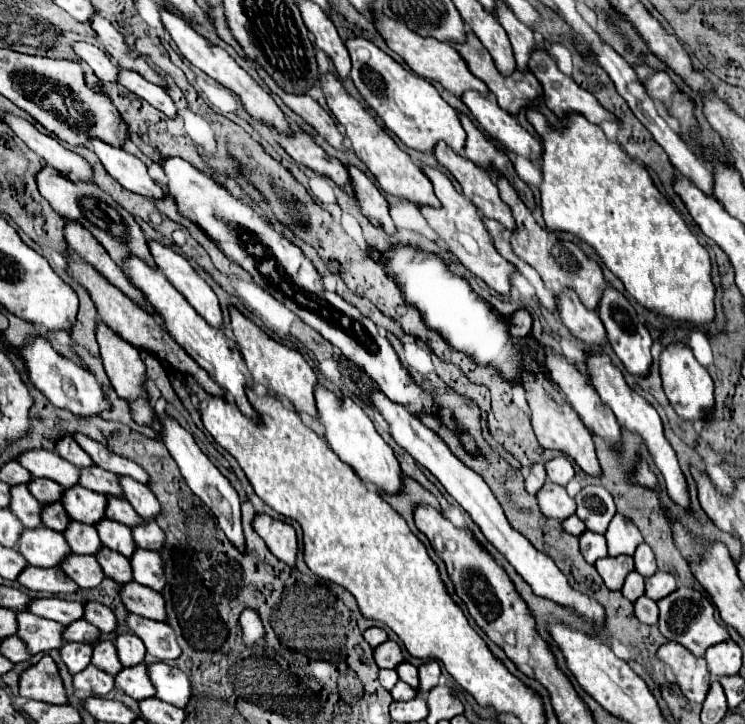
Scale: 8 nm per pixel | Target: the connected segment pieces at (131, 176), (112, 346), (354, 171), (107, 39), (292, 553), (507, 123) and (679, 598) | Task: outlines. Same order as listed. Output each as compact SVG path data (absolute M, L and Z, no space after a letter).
M90 138L90 148L94 150L94 154L100 158L100 162L104 164L106 172L116 178L124 188L148 196L148 198L164 198L162 188L148 176L146 164L140 162L136 156L128 154L122 148L114 148L106 142L102 142L100 138Z
M98 322L96 326L96 338L98 338L98 344L100 344L100 358L104 362L104 370L116 390L116 394L120 398L126 398L130 402L130 408L132 408L132 416L138 424L152 424L156 430L160 430L160 424L158 420L154 418L154 412L152 408L148 406L148 398L146 398L146 392L140 390L140 384L144 382L144 364L140 360L140 350L134 348L132 344L124 342L122 338L118 338L116 332L112 332L104 322Z
M348 166L350 178L352 178L352 194L360 202L362 214L378 228L382 228L388 236L396 234L396 226L390 216L390 208L386 198L380 194L380 190L374 186L374 182L362 174L358 168Z
M96 12L94 18L90 18L90 26L98 34L98 40L104 46L104 50L110 56L114 56L114 60L120 66L130 68L130 70L136 70L140 76L144 76L146 80L150 80L150 82L154 82L158 86L166 86L164 80L140 56L130 56L128 54L128 46L124 42L124 36L118 30L114 30L114 26L102 16L102 12Z
M258 514L254 518L254 530L258 532L258 536L262 536L262 540L266 542L266 546L270 548L270 552L286 562L288 566L296 566L296 556L298 556L298 536L292 524L284 522L284 520L276 520L270 518L266 514Z
M466 92L462 102L470 108L474 118L480 122L484 132L494 138L504 150L518 154L526 160L542 158L542 142L530 136L518 120L496 104L494 94L482 96L478 92Z
M686 586L676 588L672 594L668 594L662 600L658 600L656 604L660 608L658 628L660 628L662 636L682 644L694 656L704 656L708 646L718 644L718 642L728 638L726 628L714 620L714 606L712 606L712 602L708 602L708 598L702 596L700 592L696 592L694 588L686 588Z

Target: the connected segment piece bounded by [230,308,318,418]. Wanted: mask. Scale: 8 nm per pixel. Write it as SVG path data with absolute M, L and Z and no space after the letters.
M230 308L230 320L234 338L240 346L240 352L244 356L244 362L252 374L252 384L262 384L266 392L272 392L274 396L286 396L296 412L308 412L310 416L318 416L318 410L314 410L314 386L318 384L318 378L314 370L308 366L308 362L300 356L300 352L286 348L272 340L266 332L262 332L254 322L244 318L236 308Z

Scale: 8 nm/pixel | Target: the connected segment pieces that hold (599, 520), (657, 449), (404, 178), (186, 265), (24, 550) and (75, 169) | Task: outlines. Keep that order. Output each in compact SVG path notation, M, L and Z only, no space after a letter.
M586 486L576 494L576 516L588 530L604 534L616 514L614 500L604 486Z
M598 354L598 356L588 356L588 366L590 366L590 374L592 374L592 384L596 388L596 392L600 394L602 402L606 406L612 408L612 412L616 414L618 418L618 424L626 430L626 432L632 432L636 436L642 438L644 446L648 448L656 468L662 472L664 476L664 482L666 482L666 492L670 496L670 500L674 504L678 504L680 508L684 508L686 512L692 512L690 508L690 494L688 494L688 486L686 486L686 478L680 470L680 464L678 464L678 458L676 458L676 452L674 448L670 446L670 442L664 438L664 430L662 430L662 420L658 416L658 412L652 408L652 404L648 404L642 396L638 396L634 390L628 388L622 372L610 362L610 358L606 354Z
M326 74L324 82L322 82L322 90L324 90L324 94L326 94L328 108L330 108L332 114L336 116L338 124L344 126L346 136L350 138L356 156L358 156L358 158L366 164L366 168L374 174L374 178L378 180L380 188L382 188L386 194L392 194L392 196L398 196L398 198L402 198L402 200L412 202L416 208L422 208L422 206L438 208L440 202L438 202L436 194L432 192L432 184L430 184L430 180L424 176L424 172L412 162L412 158L410 158L404 150L400 150L400 148L396 146L396 142L392 140L392 136L372 118L372 114L370 114L358 100L354 100L352 96L348 96L348 92L342 88L342 82L340 82L336 76Z
M148 240L148 244L158 268L174 284L174 288L190 302L190 306L194 306L194 310L198 310L198 314L202 314L202 318L206 318L206 322L210 322L210 326L222 330L224 322L218 298L212 288L196 274L190 262L182 254L162 246L156 240Z
M38 526L38 530L22 530L22 538L18 538L18 552L26 558L28 564L50 568L58 566L60 560L70 554L70 546L60 532Z
M2 114L2 120L14 130L14 134L18 138L22 138L26 142L26 146L30 150L34 150L38 156L42 156L60 174L64 174L72 182L94 182L92 166L80 154L64 148L54 136L44 134L44 132L36 130L30 122L10 116L10 114Z

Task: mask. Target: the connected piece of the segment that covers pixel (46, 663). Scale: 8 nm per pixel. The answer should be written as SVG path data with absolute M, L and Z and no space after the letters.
M44 654L38 664L26 668L20 674L18 686L20 686L22 698L52 702L52 704L66 704L58 668L48 654Z

